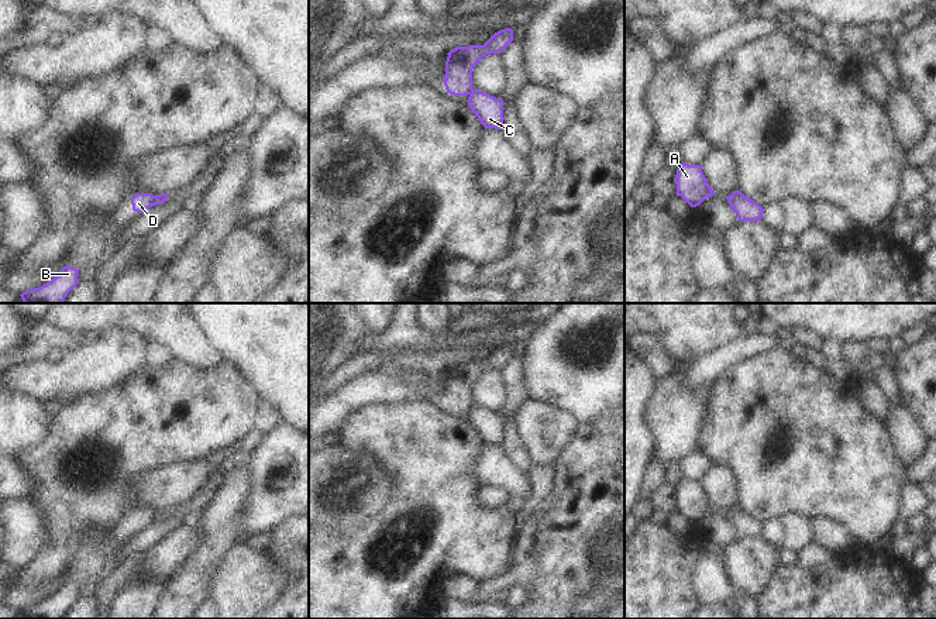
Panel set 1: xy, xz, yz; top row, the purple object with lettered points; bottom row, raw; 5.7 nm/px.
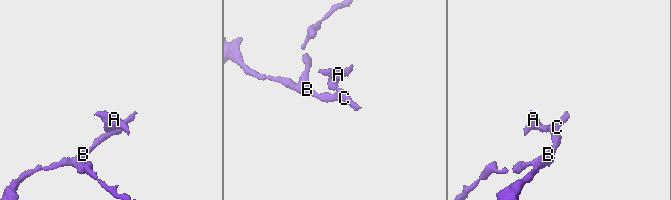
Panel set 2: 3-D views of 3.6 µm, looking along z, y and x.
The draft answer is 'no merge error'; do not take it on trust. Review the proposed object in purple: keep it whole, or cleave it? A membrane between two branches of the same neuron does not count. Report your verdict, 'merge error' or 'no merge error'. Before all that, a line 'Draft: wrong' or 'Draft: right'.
Draft: wrong
merge error

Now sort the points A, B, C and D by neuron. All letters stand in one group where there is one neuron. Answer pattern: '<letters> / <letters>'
A D / B C

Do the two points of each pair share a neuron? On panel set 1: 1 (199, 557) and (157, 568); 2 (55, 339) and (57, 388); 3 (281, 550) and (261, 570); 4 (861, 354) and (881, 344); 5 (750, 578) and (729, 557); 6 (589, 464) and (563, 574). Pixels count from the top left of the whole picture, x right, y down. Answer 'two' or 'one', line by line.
1: two
2: two
3: two
4: one
5: one
6: one

